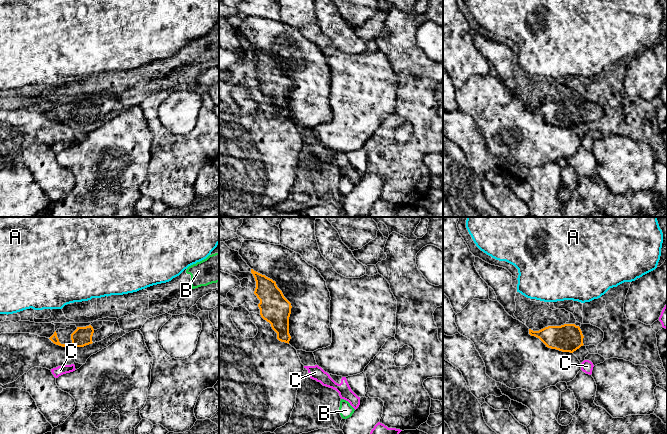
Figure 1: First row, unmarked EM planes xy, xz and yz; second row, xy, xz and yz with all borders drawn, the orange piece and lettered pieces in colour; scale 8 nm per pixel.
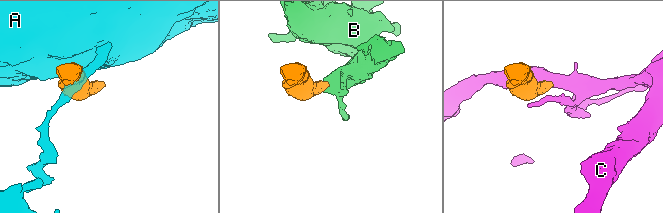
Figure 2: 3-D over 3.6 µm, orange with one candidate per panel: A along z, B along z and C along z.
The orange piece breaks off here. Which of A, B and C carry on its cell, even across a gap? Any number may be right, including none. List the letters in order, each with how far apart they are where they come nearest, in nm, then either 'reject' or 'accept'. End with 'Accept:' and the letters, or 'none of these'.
A: 180 nm | reject
B: 600 nm | accept
C: 110 nm | reject
Accept: B

